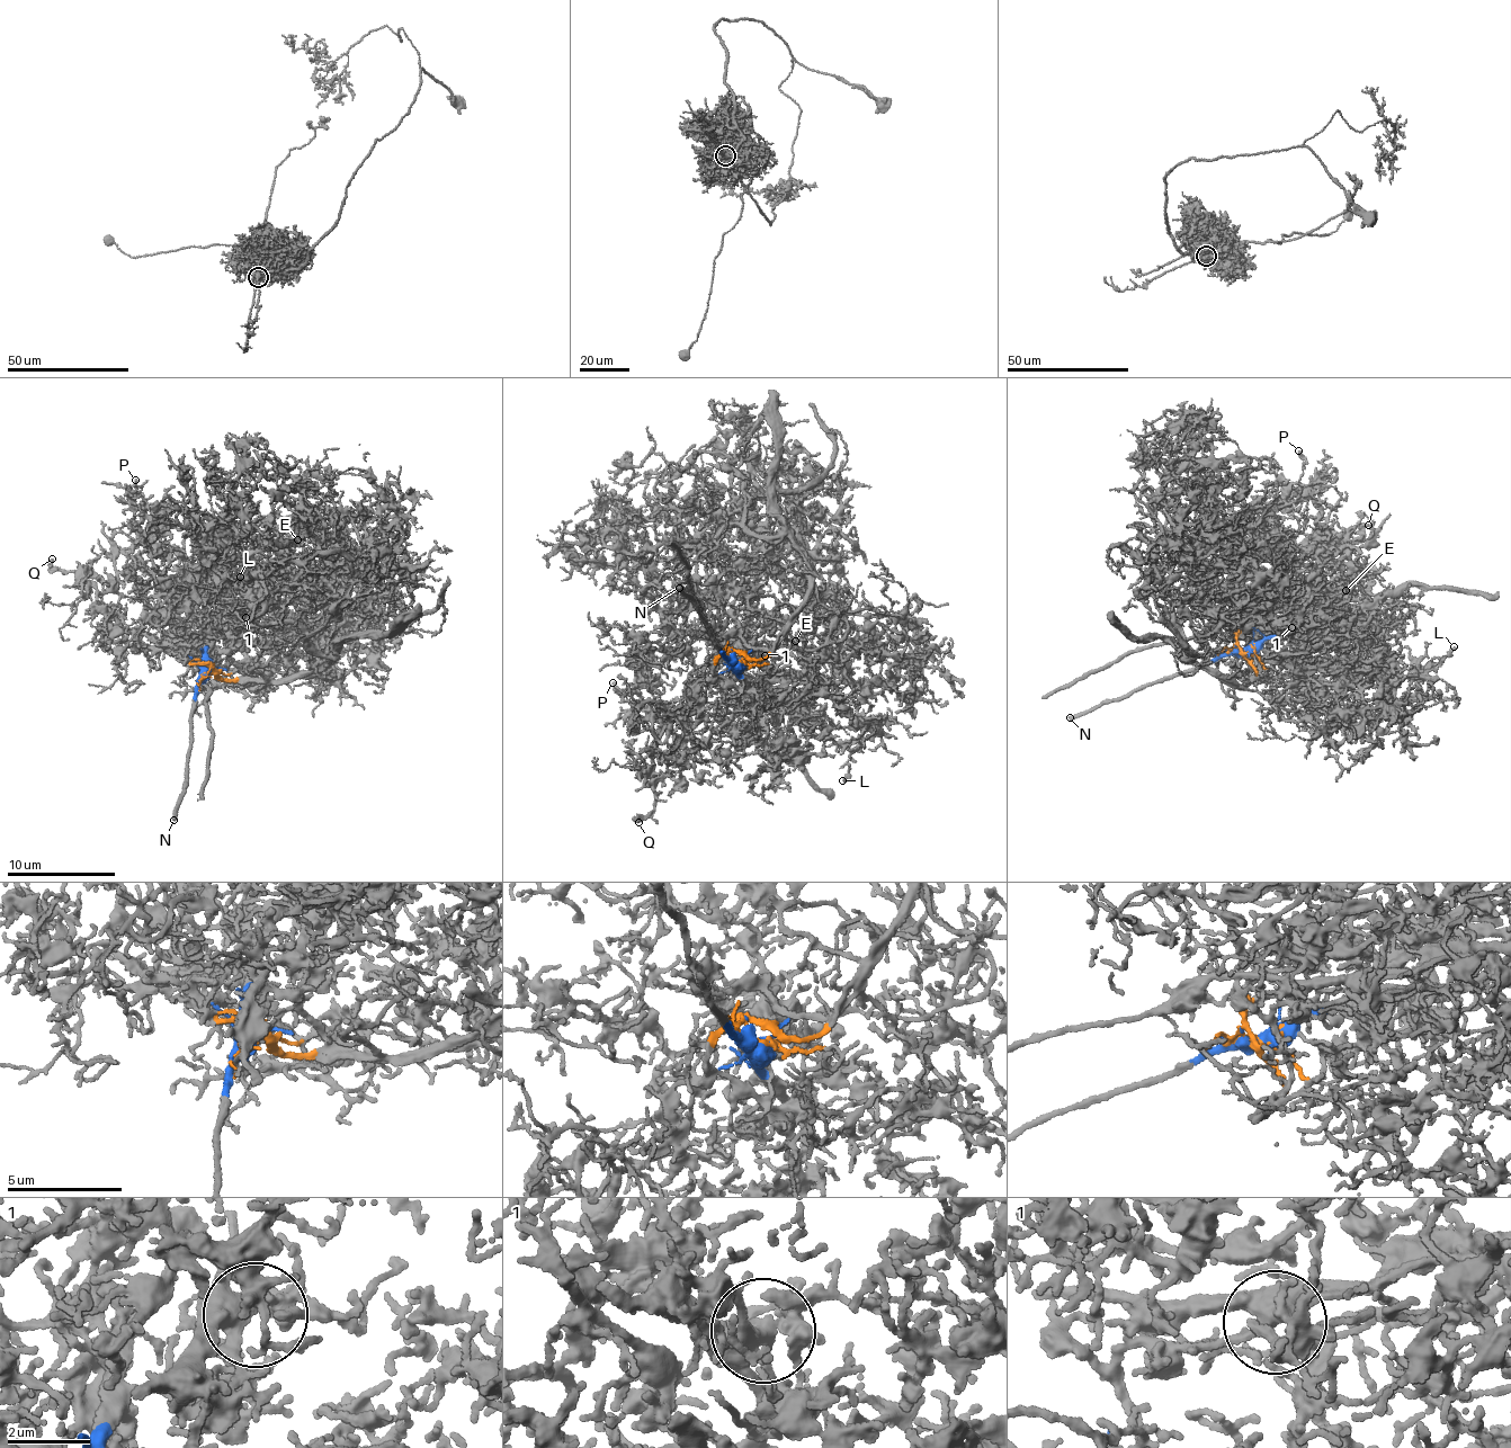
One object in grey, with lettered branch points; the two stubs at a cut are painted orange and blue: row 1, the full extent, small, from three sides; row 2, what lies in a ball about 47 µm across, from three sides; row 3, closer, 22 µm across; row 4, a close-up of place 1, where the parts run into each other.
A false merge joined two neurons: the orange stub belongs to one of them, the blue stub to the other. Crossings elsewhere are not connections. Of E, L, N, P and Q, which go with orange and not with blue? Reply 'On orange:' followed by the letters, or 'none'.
On orange: E, L, P, Q

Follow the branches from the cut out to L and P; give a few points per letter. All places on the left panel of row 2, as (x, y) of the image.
L: (206, 673), (229, 675), (214, 657), (241, 662), (241, 641), (279, 628), (284, 608), (249, 596), (240, 575)
P: (206, 673), (242, 673), (231, 649), (255, 607), (253, 575), (252, 587), (234, 561), (164, 579), (135, 479)

